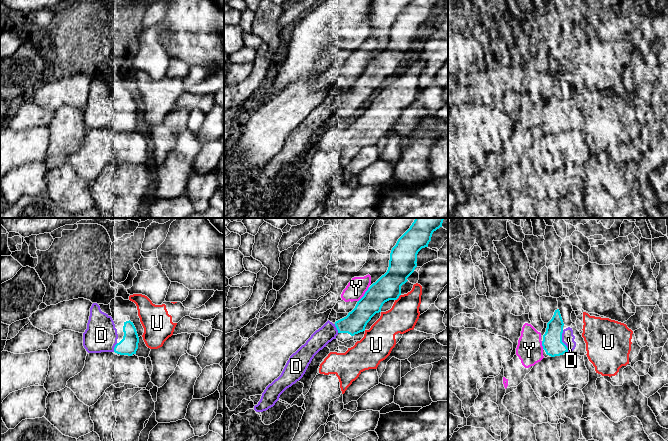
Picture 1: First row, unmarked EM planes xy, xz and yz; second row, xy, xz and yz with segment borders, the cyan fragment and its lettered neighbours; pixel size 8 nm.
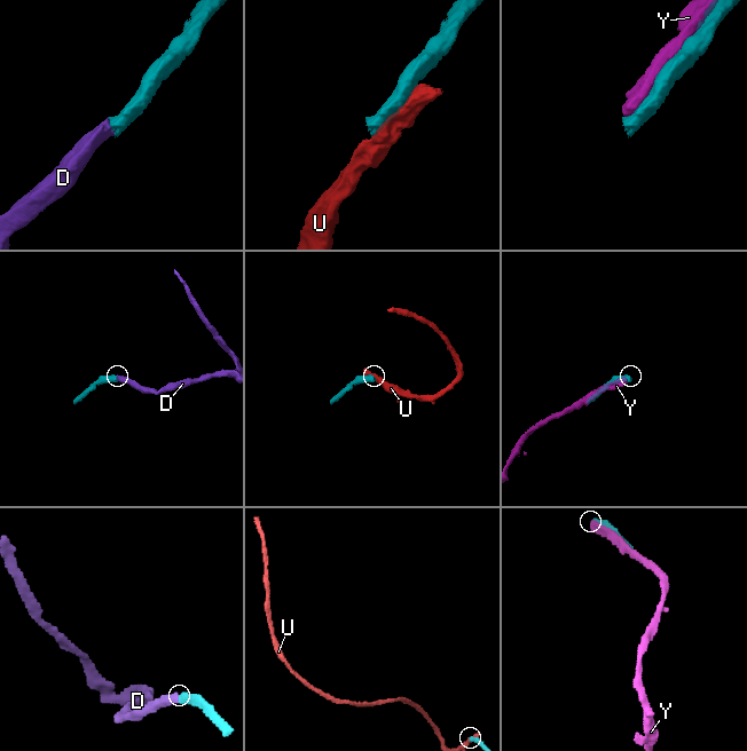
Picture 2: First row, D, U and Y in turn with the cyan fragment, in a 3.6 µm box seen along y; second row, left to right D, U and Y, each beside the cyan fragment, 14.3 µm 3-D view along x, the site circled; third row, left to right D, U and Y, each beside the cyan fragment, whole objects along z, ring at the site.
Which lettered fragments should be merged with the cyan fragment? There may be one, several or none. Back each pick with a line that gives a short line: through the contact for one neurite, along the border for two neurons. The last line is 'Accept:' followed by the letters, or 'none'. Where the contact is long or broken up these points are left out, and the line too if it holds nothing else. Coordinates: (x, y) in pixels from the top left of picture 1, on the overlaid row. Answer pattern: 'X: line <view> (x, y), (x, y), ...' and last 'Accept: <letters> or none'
Accept: D

